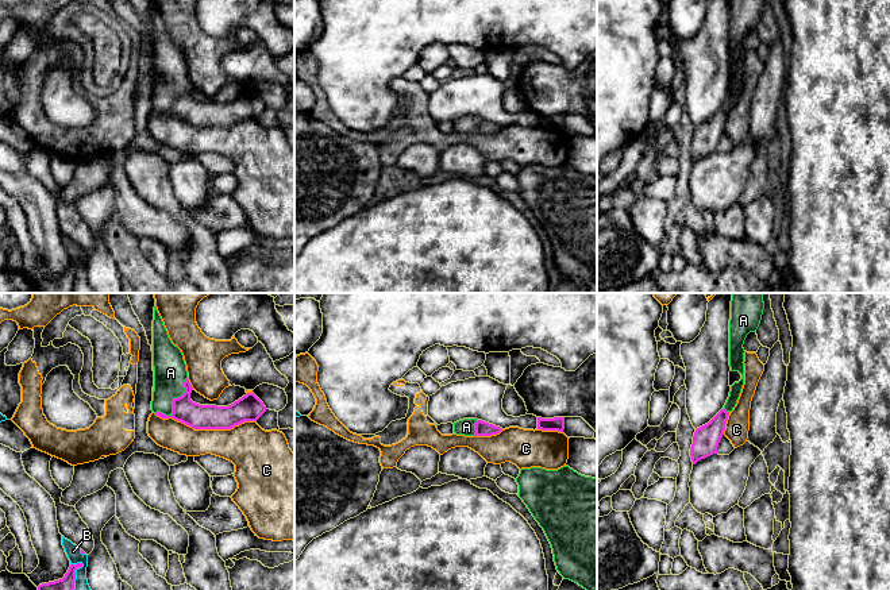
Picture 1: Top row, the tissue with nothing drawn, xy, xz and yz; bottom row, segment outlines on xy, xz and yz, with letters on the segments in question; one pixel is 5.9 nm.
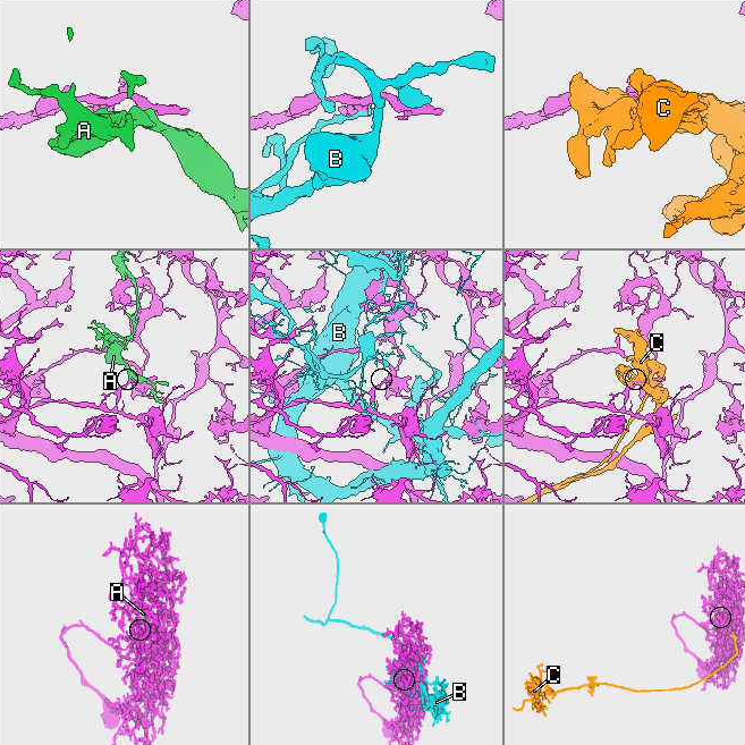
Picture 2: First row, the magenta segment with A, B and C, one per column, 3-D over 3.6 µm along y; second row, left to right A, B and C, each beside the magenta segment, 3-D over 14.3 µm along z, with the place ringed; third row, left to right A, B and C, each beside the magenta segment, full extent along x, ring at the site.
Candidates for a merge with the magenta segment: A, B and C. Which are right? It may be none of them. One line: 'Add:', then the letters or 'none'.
Add: A

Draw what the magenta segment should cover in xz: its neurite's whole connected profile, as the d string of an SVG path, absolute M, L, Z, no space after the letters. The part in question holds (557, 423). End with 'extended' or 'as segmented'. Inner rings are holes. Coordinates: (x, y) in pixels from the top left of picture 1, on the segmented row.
M538 417L538 429L563 432L563 429L565 429L565 417L554 417L554 419Z; as segmented

